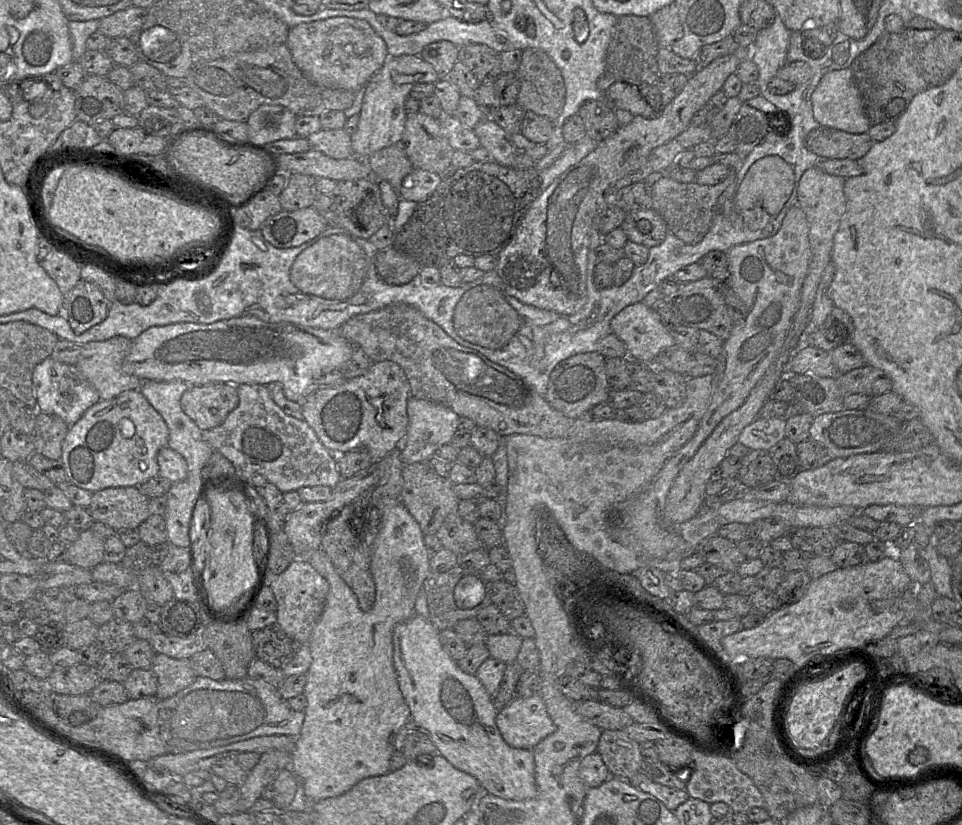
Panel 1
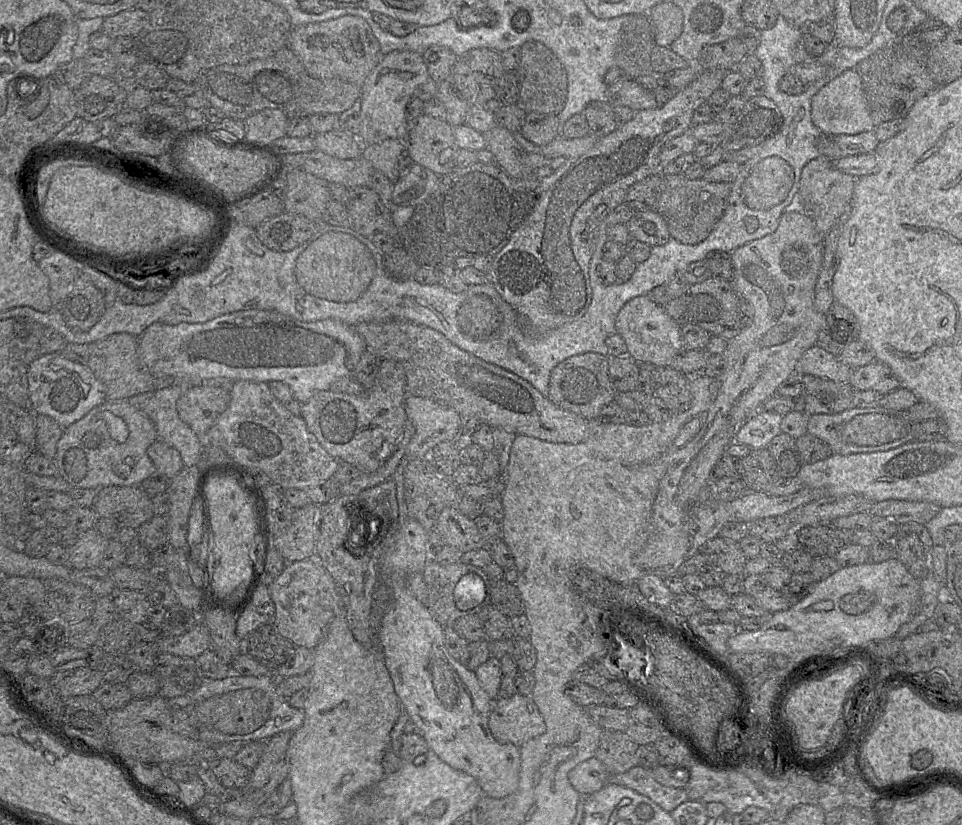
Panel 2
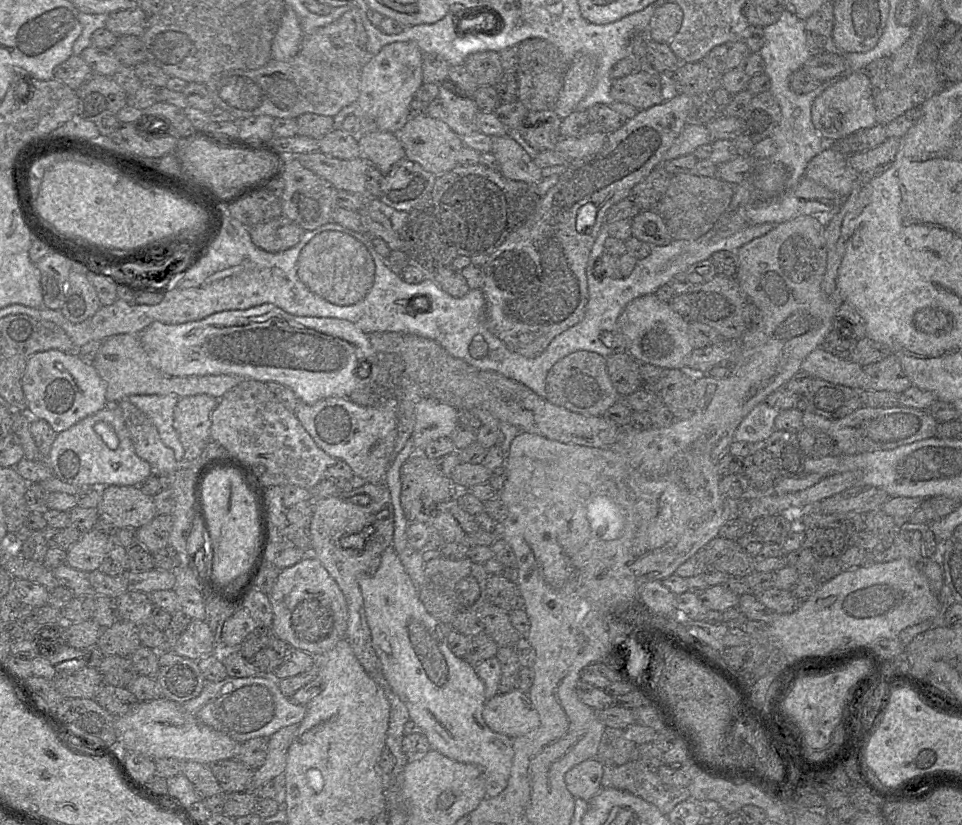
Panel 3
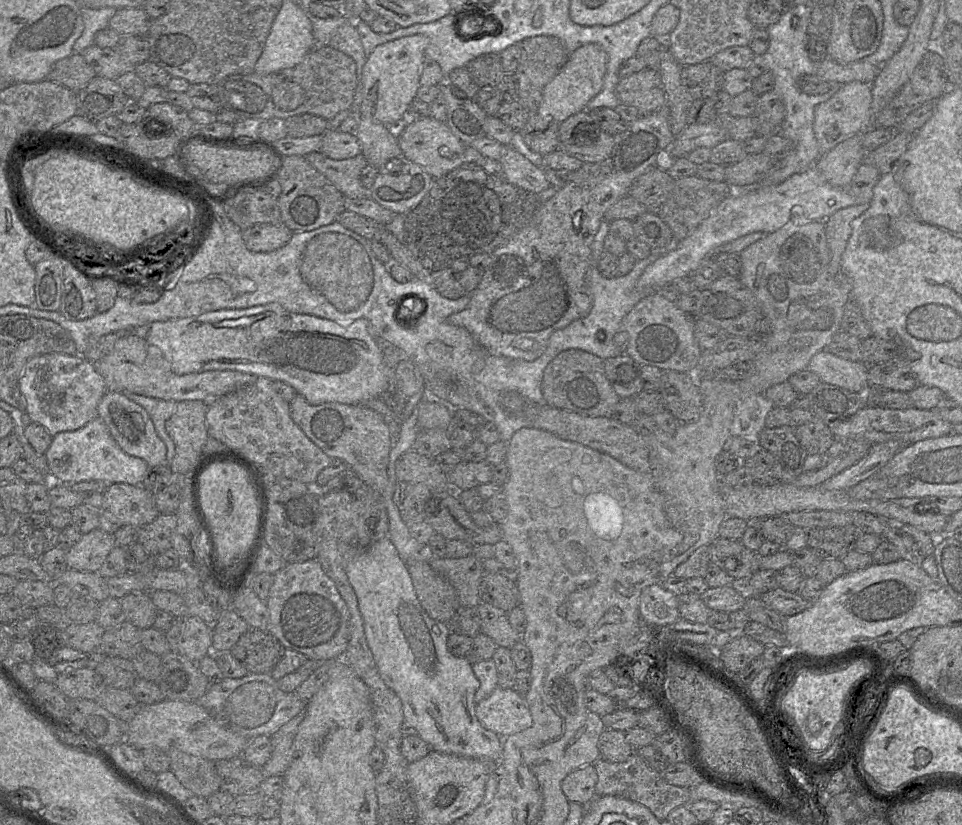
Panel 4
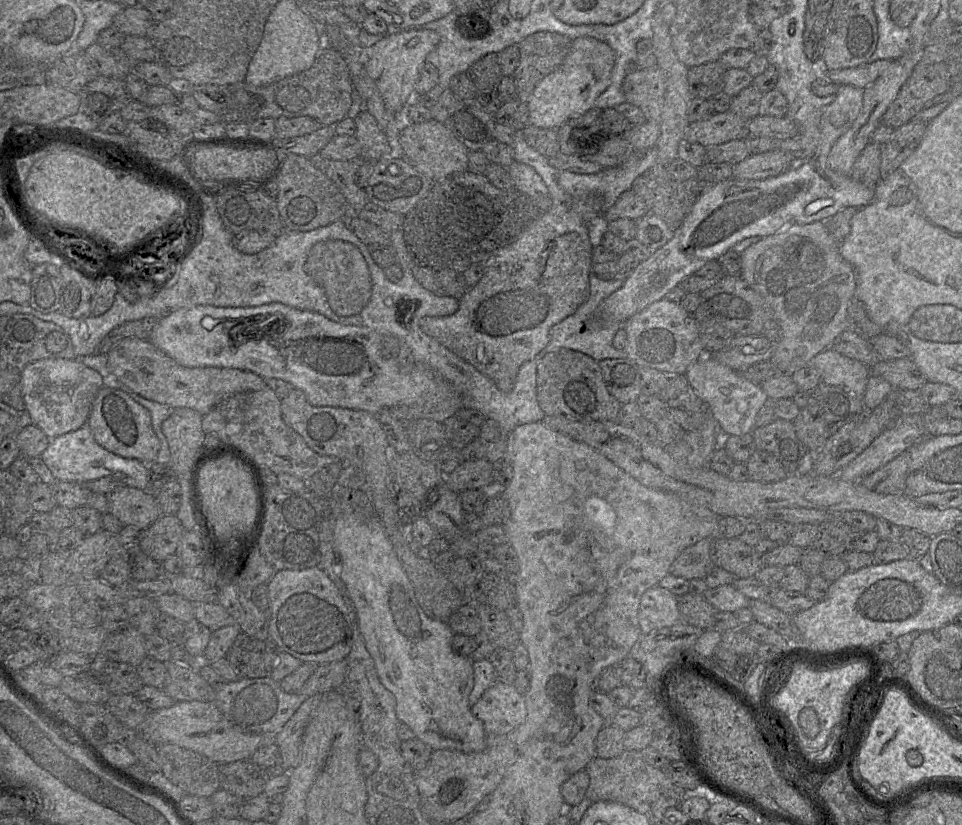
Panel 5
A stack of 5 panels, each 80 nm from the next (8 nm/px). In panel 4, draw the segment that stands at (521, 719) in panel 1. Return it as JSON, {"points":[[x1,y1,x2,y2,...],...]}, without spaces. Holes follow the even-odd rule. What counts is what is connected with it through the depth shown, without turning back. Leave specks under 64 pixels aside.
{"points":[[499,686,477,703,476,715,486,729,502,738,524,731,533,723,524,695]]}

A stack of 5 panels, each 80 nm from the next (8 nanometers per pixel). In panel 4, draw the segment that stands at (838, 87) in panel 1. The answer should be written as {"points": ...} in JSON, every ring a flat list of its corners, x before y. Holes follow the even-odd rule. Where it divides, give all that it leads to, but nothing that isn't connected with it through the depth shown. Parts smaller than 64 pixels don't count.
{"points":[[852,81,843,84,829,100,817,105,814,112,814,132,820,148,820,156,849,137,865,132,871,104,871,84]]}

